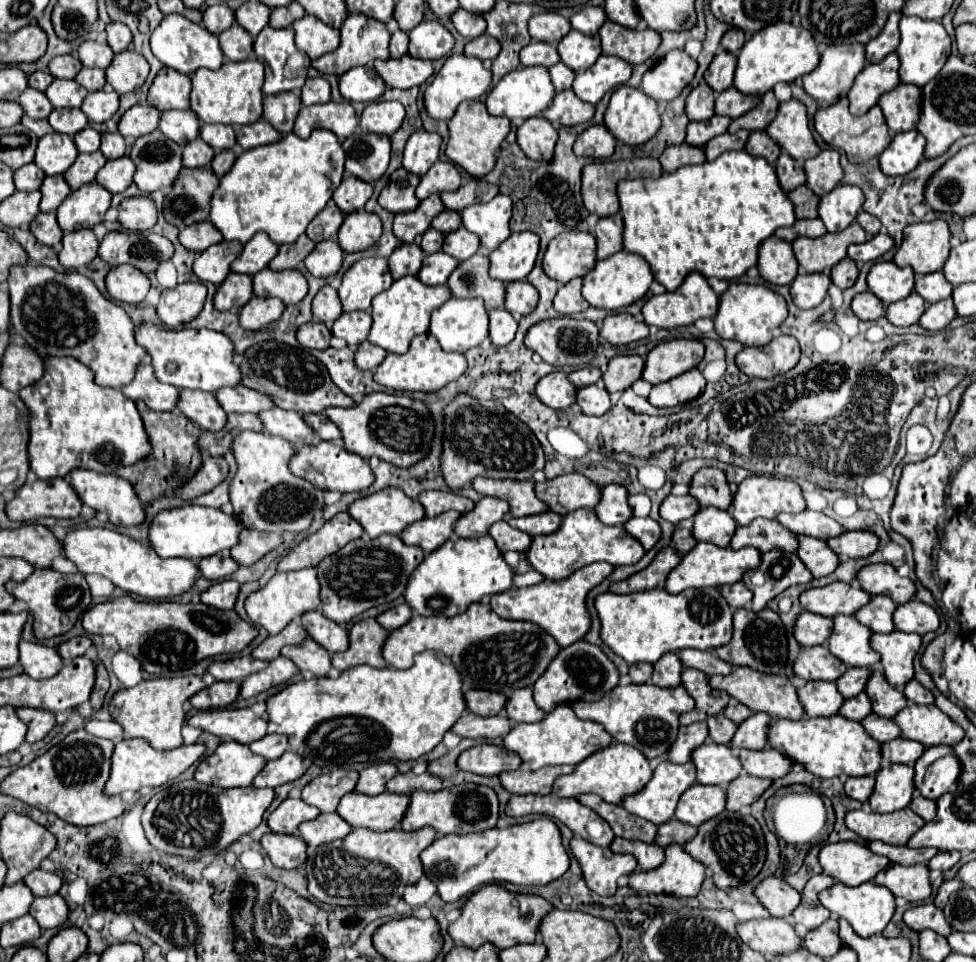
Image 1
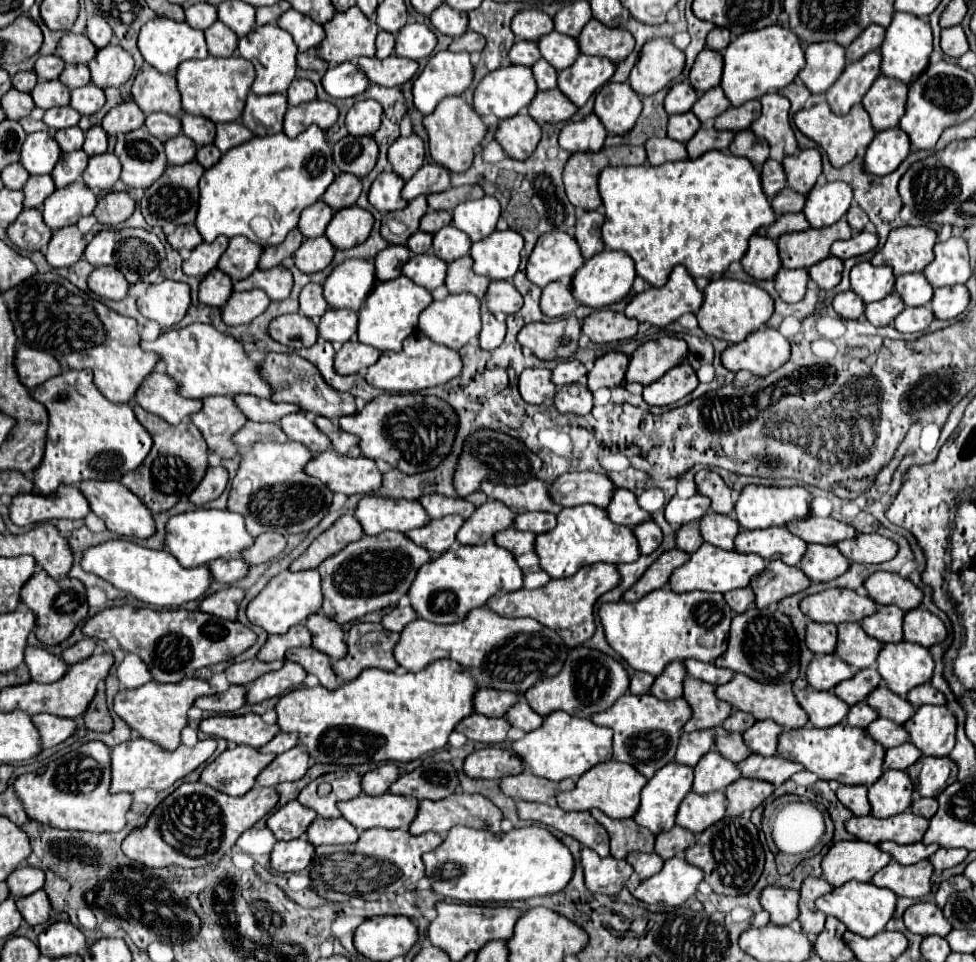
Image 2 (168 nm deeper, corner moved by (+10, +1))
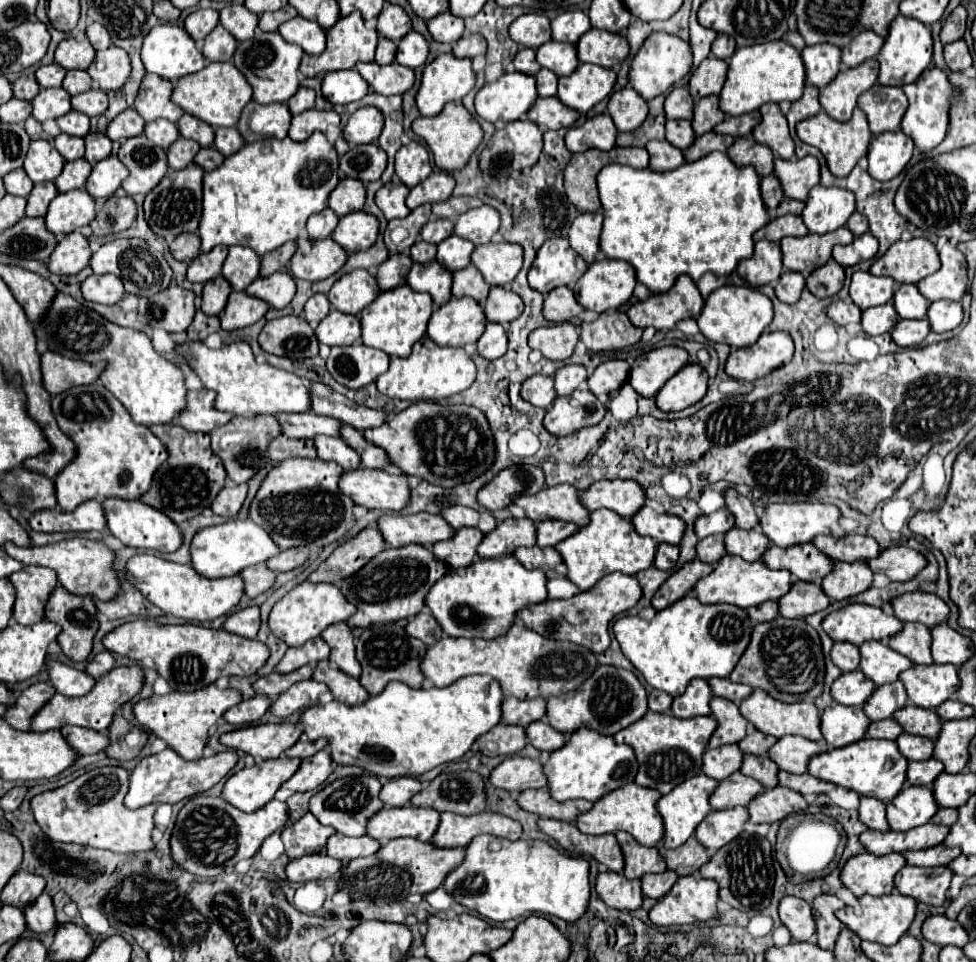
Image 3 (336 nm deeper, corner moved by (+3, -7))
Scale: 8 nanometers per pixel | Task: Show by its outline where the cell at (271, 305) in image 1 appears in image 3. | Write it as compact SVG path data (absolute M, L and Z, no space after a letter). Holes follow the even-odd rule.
M233 291L227 299L223 317L221 317L221 329L225 331L235 331L247 325L257 323L265 313L269 305L263 299L251 297L245 291Z

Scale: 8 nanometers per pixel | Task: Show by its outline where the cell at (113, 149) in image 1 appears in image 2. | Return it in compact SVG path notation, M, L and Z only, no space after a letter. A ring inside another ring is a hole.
M92 127L86 133L86 141L84 141L84 153L94 157L94 155L102 155L108 149L108 135L102 127Z

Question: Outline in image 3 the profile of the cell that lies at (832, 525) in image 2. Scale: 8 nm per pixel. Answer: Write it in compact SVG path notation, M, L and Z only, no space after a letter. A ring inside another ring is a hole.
M819 535L813 545L817 549L821 549L825 555L829 555L835 561L845 561L845 563L853 563L853 561L867 561L873 559L881 553L881 547L877 545L877 541L873 537L865 537L865 535L845 535L841 539L831 537L831 535Z

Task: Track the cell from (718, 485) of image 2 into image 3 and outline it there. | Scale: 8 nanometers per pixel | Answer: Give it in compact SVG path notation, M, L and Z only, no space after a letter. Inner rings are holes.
M729 489L725 493L725 501L727 501L727 507L733 513L739 529L755 529L759 525L759 517L755 513L755 507L747 497L739 495L735 489Z

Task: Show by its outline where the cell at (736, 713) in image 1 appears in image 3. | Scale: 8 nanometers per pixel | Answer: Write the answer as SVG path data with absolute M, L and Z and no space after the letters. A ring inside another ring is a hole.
M757 729L749 731L749 735L739 743L739 749L749 755L767 755L767 751L777 743L775 737L769 737Z

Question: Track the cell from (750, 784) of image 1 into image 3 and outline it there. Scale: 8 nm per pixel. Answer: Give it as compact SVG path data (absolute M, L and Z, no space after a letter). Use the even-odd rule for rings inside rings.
M775 787L775 789L767 789L761 795L757 795L757 799L753 799L753 803L749 803L749 821L751 823L775 823L775 821L783 821L785 817L799 813L799 811L807 811L809 803L803 799L801 793L785 789L785 787Z

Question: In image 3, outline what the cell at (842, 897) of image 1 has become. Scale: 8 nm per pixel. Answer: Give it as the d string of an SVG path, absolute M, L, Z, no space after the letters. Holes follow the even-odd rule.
M891 893L891 895L883 895L883 897L861 897L859 899L859 909L853 907L845 907L841 911L837 911L837 917L841 919L843 925L847 925L853 933L857 933L863 941L873 941L873 943L881 943L881 945L895 945L901 935L907 933L907 929L911 927L915 913L917 913L917 901L899 893Z

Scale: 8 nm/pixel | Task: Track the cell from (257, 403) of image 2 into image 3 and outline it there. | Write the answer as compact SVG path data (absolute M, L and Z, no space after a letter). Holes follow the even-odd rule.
M309 413L309 415L277 415L277 419L281 419L287 437L295 439L313 439L315 435L341 437L343 423L333 417Z

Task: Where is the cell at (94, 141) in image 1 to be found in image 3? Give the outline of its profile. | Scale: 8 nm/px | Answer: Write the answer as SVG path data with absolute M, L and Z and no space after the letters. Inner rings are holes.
M61 133L61 135L57 135L57 137L53 139L53 145L55 145L55 149L61 153L61 157L63 157L65 161L79 159L79 157L83 157L83 153L85 153L83 139L81 139L81 137L69 137L69 135Z

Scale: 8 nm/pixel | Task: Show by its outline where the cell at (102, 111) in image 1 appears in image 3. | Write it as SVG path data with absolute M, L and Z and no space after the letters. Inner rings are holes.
M93 87L85 93L71 97L71 107L79 113L85 113L87 117L103 115L105 109L107 109L107 93L101 91L99 87Z

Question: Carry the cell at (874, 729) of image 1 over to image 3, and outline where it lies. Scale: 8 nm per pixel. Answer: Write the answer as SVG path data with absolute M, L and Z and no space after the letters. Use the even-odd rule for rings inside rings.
M903 733L897 739L897 745L899 745L899 751L909 761L925 761L925 759L931 759L933 757L933 749L935 749L935 743L933 741L929 741L925 737L919 737L919 735L909 735L909 733Z

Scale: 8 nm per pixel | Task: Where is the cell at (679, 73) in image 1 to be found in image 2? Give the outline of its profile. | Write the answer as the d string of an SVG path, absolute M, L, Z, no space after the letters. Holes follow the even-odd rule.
M650 39L628 77L630 87L642 97L654 95L682 73L684 61L684 53L670 39Z

